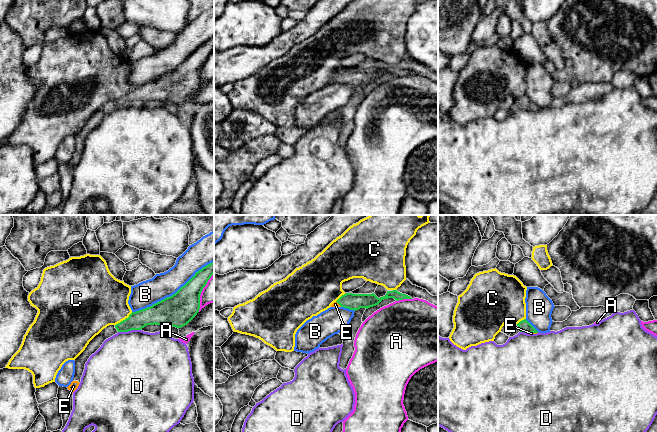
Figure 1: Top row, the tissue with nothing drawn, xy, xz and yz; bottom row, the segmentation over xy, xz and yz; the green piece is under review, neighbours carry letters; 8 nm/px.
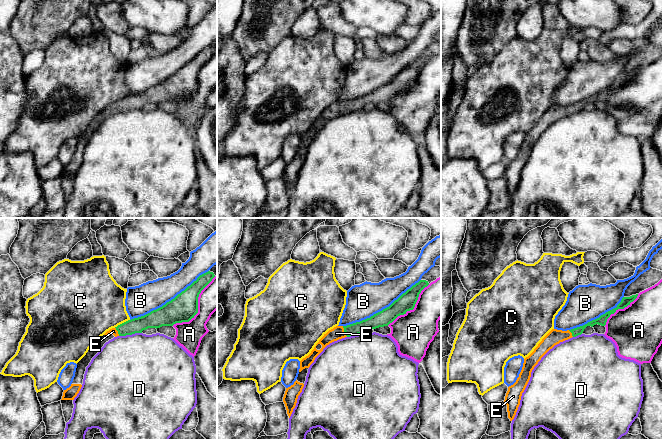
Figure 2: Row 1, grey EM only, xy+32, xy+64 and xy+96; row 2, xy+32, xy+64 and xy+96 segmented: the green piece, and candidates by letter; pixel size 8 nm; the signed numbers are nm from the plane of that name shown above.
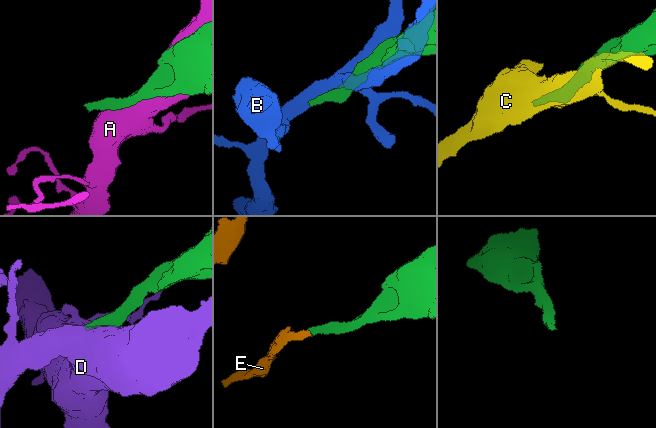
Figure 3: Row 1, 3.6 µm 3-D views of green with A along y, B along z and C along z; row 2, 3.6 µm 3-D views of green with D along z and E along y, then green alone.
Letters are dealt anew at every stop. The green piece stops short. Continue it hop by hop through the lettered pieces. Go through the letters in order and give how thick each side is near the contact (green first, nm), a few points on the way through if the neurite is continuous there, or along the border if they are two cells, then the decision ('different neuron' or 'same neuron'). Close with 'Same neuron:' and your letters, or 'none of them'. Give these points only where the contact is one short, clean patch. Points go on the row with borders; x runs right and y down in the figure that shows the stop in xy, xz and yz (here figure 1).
A: 100/480 nm | different neuron
B: 260/200 nm | different neuron
C: 150/440 nm | different neuron
D: 160/480 nm | along xy (140, 329), (118, 332) | different neuron
E: 100/20 nm | across yz (524, 326), (533, 332), (531, 333) | same neuron
Same neuron: E

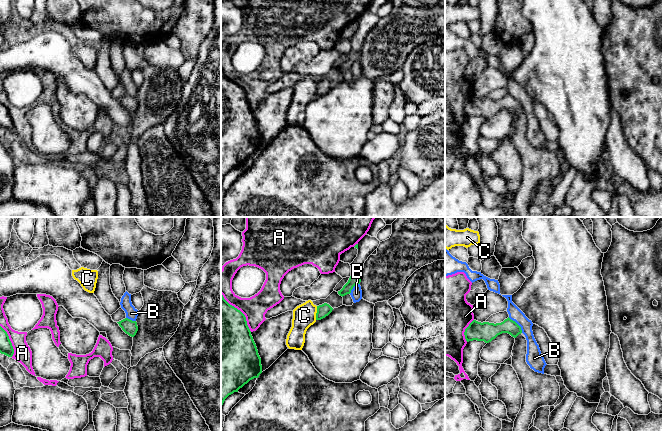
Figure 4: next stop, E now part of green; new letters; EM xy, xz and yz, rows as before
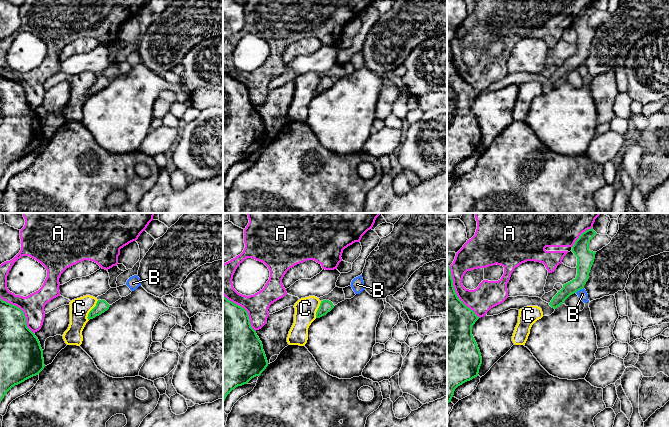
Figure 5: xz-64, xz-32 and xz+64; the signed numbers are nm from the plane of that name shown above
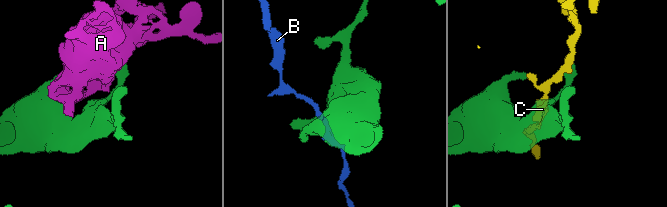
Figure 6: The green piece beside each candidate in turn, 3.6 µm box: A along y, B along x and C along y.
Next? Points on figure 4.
A: 460/190 nm | different neuron
B: 150/110 nm | along yz (508, 317), (520, 327), (522, 332) | different neuron
C: 100/190 nm | along xz (317, 306), (315, 319) | different neuron
Same neuron: none of them

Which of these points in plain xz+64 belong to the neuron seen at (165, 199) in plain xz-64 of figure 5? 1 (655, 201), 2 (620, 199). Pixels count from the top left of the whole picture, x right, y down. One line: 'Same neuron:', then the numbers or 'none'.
Same neuron: 1

